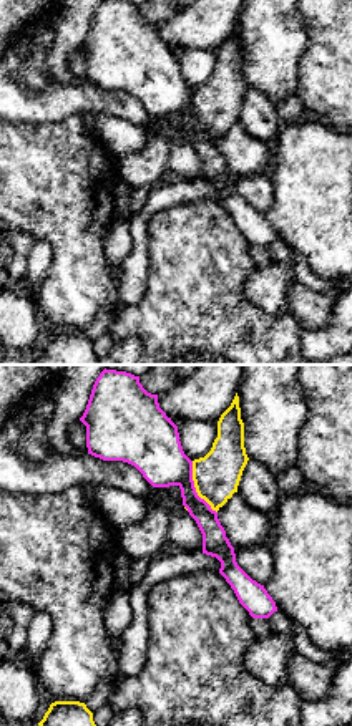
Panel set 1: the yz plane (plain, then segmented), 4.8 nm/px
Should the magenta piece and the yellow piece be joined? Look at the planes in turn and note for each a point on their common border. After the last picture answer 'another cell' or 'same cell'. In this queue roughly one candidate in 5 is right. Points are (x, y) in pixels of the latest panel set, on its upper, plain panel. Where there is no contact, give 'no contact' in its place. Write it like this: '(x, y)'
(195, 116)

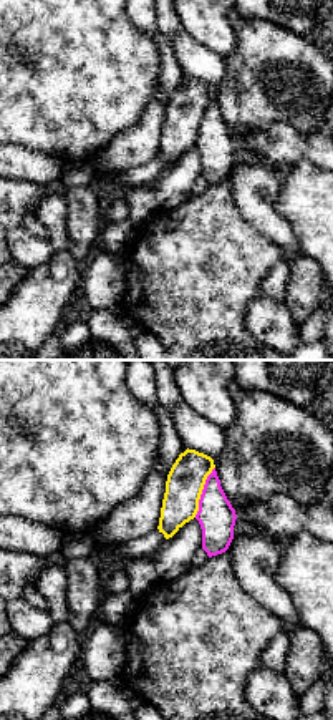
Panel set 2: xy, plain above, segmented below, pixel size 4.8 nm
(202, 120)

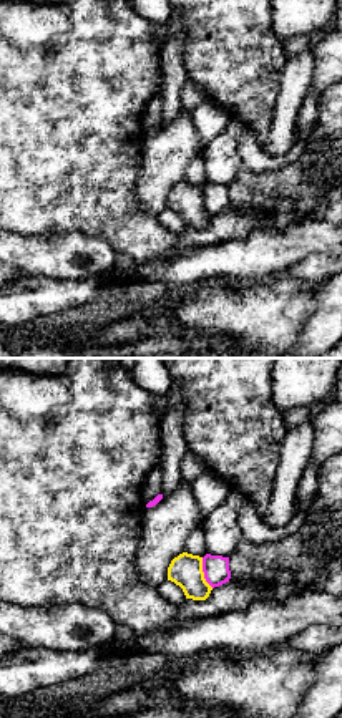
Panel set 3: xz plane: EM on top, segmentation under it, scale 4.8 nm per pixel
(203, 199)

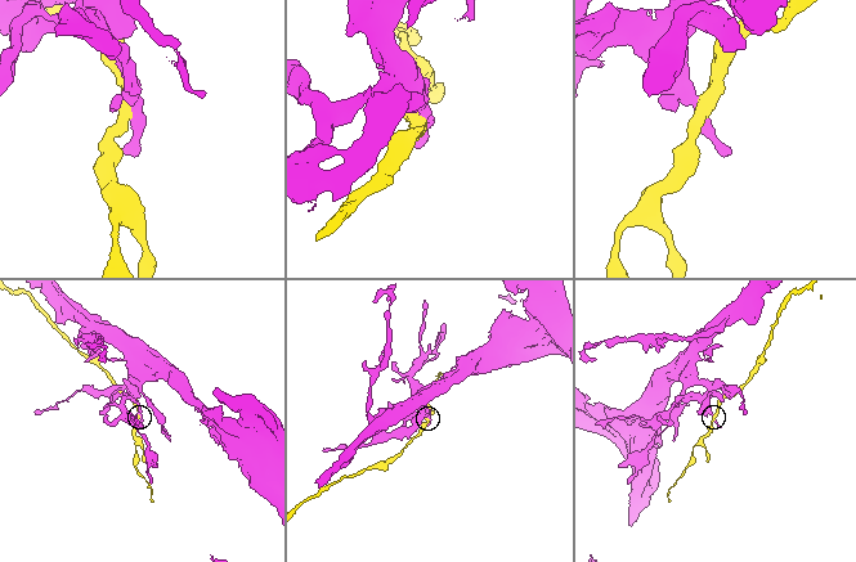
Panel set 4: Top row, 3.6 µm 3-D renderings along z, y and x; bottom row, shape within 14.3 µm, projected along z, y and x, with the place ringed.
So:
another cell

